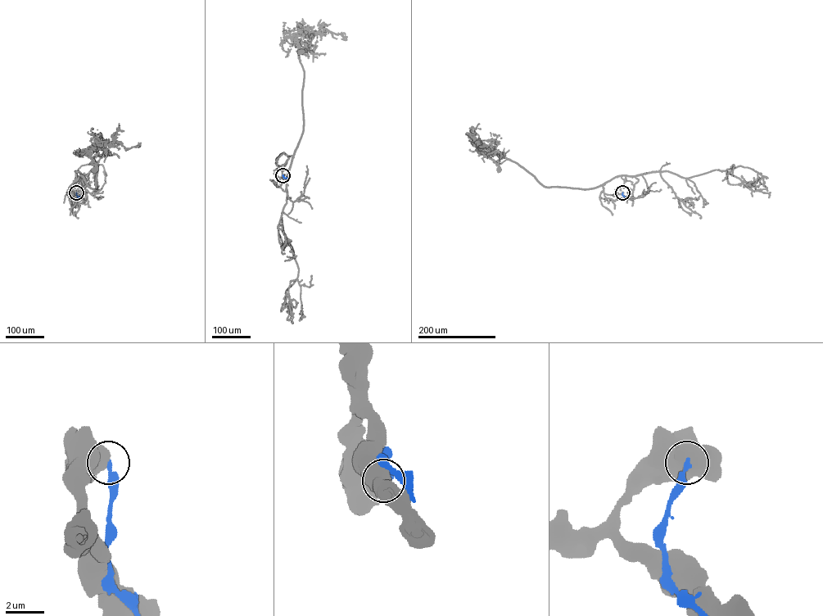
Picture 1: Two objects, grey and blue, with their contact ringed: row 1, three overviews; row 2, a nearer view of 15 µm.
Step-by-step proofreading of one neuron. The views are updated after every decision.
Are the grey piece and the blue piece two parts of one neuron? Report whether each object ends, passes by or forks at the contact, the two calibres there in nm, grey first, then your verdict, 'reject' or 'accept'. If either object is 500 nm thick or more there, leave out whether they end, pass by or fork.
750/280 nm | reject

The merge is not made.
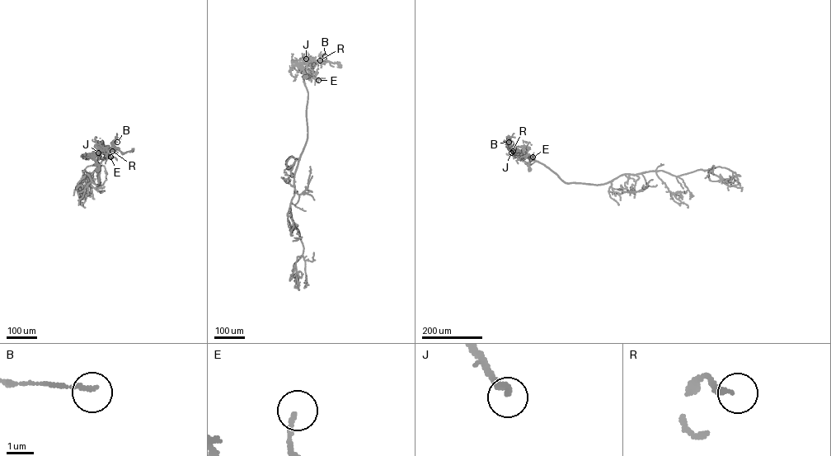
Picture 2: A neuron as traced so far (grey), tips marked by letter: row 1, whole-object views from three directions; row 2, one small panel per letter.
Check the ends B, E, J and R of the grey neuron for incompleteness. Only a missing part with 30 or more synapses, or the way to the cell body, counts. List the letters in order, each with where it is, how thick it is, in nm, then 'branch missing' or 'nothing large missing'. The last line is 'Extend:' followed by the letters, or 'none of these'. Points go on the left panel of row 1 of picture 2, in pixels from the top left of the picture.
B: at (117, 142); 140 nm thick; nothing large missing
E: at (110, 157); 190 nm thick; nothing large missing
J: at (98, 152); 280 nm thick; branch missing
R: at (112, 151); 190 nm thick; nothing large missing
Extend: J

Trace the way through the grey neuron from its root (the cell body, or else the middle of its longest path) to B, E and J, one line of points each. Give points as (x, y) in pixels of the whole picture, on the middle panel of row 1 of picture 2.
B: (306, 77), (299, 63), (316, 63), (325, 56)
E: (306, 77), (299, 63), (306, 63), (305, 68), (316, 72), (315, 80), (318, 80)
J: (306, 77), (299, 63), (304, 63), (306, 58)

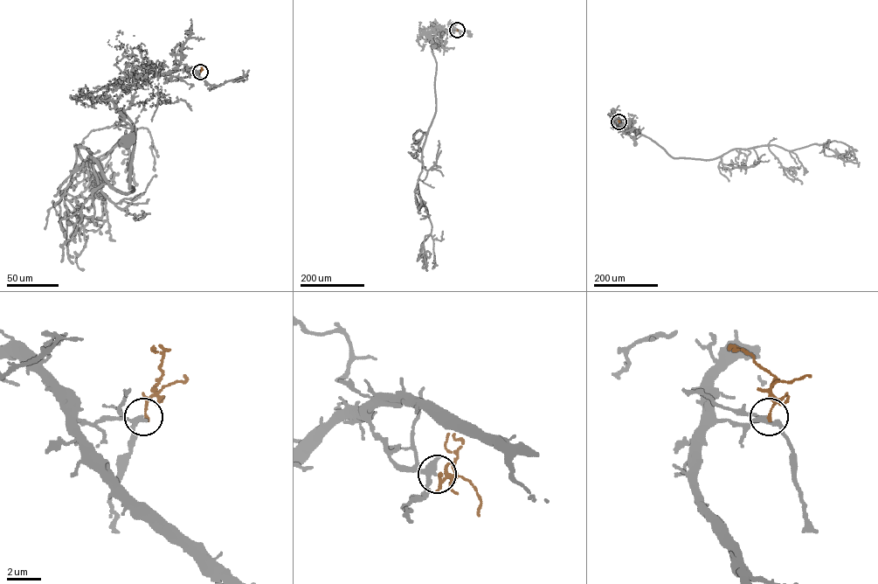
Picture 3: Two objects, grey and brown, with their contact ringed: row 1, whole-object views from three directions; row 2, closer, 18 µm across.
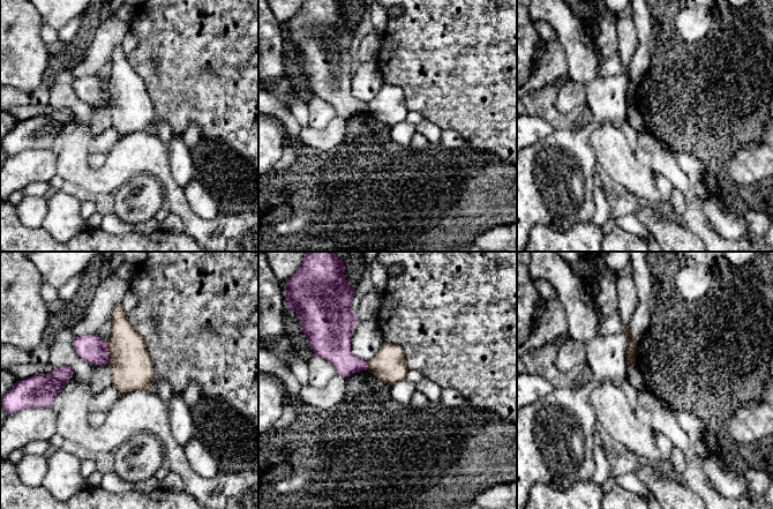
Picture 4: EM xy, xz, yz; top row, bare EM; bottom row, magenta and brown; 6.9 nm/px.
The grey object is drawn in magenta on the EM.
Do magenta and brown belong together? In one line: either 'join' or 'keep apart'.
keep apart

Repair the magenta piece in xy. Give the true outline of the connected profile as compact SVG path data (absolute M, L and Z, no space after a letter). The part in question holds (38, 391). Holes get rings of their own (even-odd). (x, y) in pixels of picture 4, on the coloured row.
M54 367L52 373L20 380L6 392L0 404L8 414L31 407L51 407L54 397L69 382L73 373L69 367Z

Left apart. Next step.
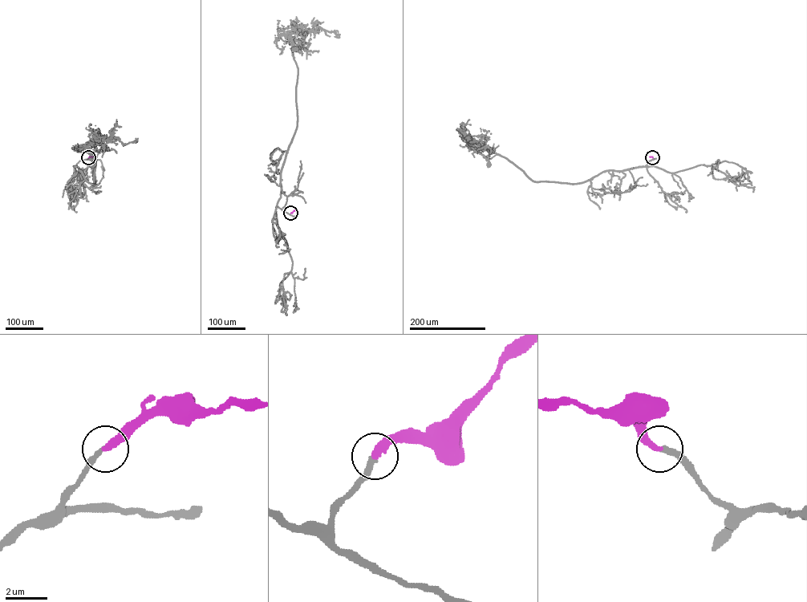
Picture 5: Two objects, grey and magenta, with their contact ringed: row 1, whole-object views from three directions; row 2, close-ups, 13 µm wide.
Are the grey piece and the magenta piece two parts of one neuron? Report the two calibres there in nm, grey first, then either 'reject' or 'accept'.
260 nm thick on the grey side, 320 nm on the other; accept

